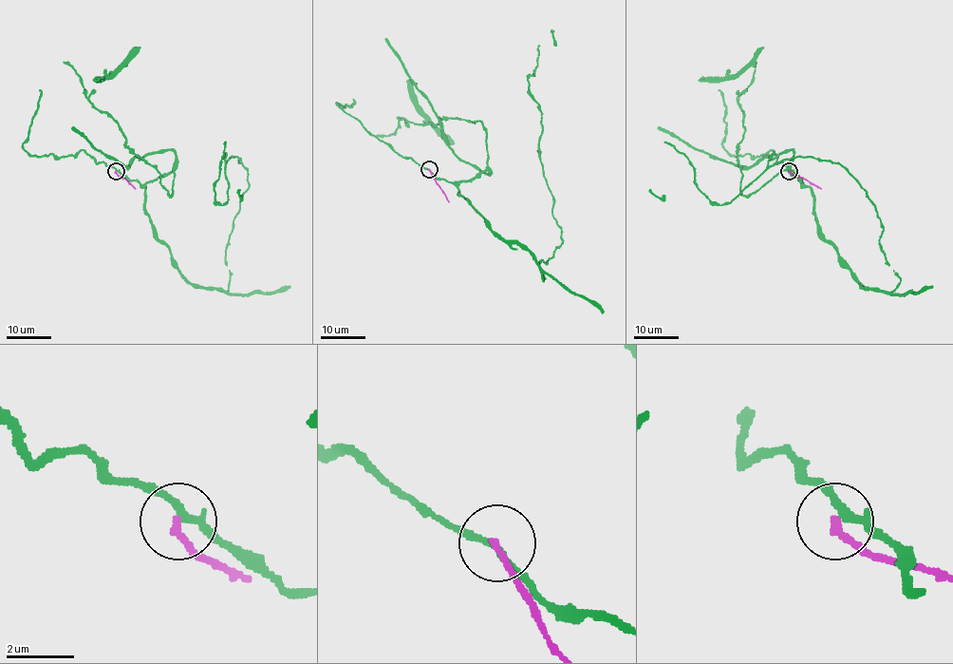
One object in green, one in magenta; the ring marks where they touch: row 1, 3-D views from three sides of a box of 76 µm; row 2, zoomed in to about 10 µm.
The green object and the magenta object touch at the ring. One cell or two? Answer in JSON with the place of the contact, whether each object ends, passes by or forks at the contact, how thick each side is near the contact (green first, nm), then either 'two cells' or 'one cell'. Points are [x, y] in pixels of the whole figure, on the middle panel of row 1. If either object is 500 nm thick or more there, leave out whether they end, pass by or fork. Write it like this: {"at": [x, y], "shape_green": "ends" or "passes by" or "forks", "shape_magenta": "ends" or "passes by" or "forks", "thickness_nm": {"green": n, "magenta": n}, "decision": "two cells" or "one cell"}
{"at": [429, 169], "shape_green": "passes by", "shape_magenta": "ends", "thickness_nm": {"green": 200, "magenta": 200}, "decision": "two cells"}

